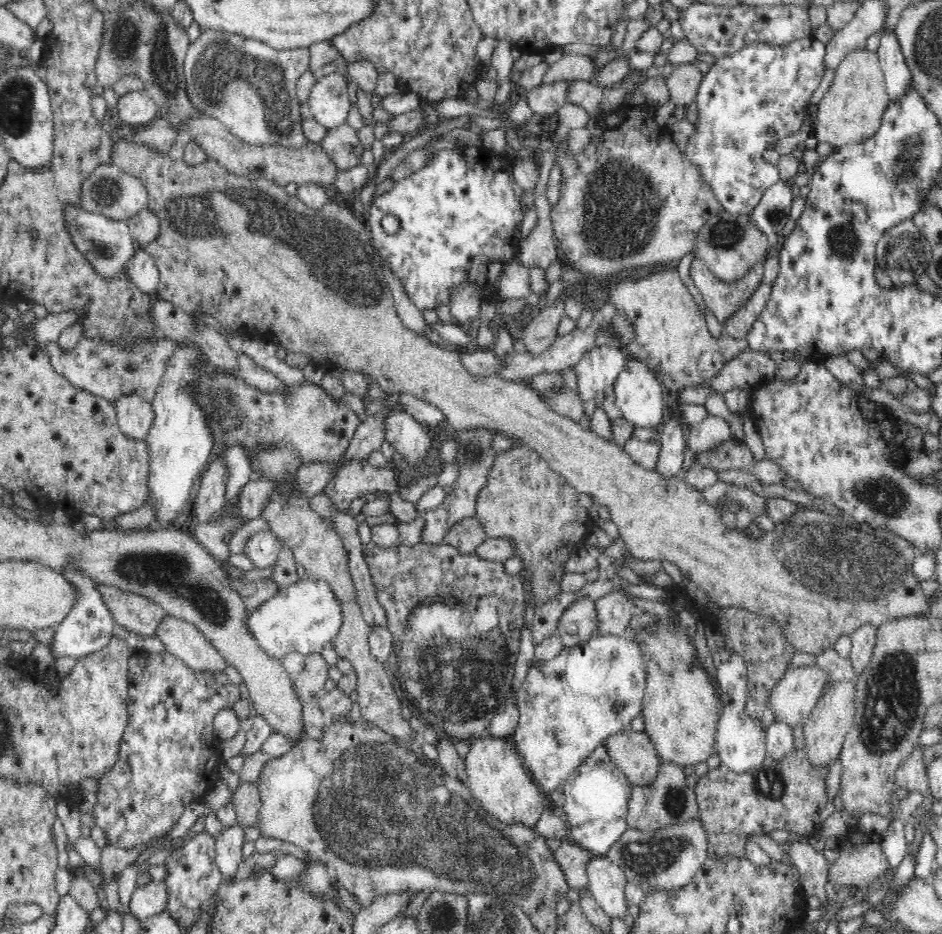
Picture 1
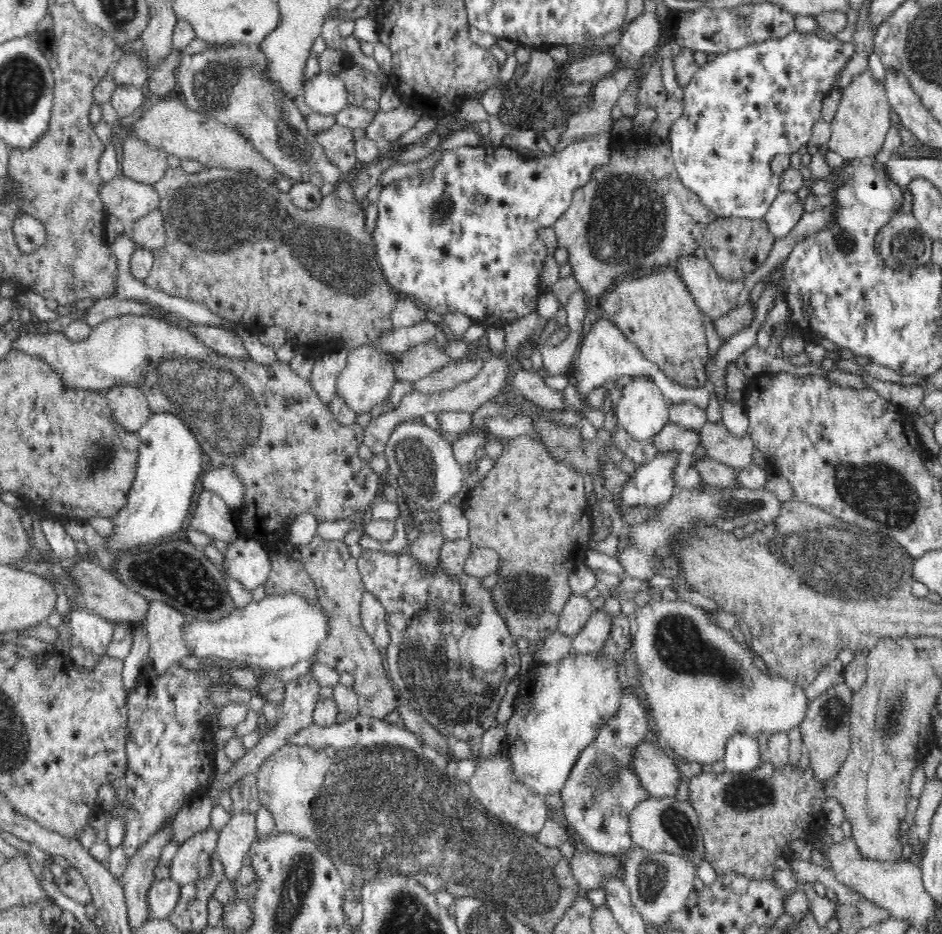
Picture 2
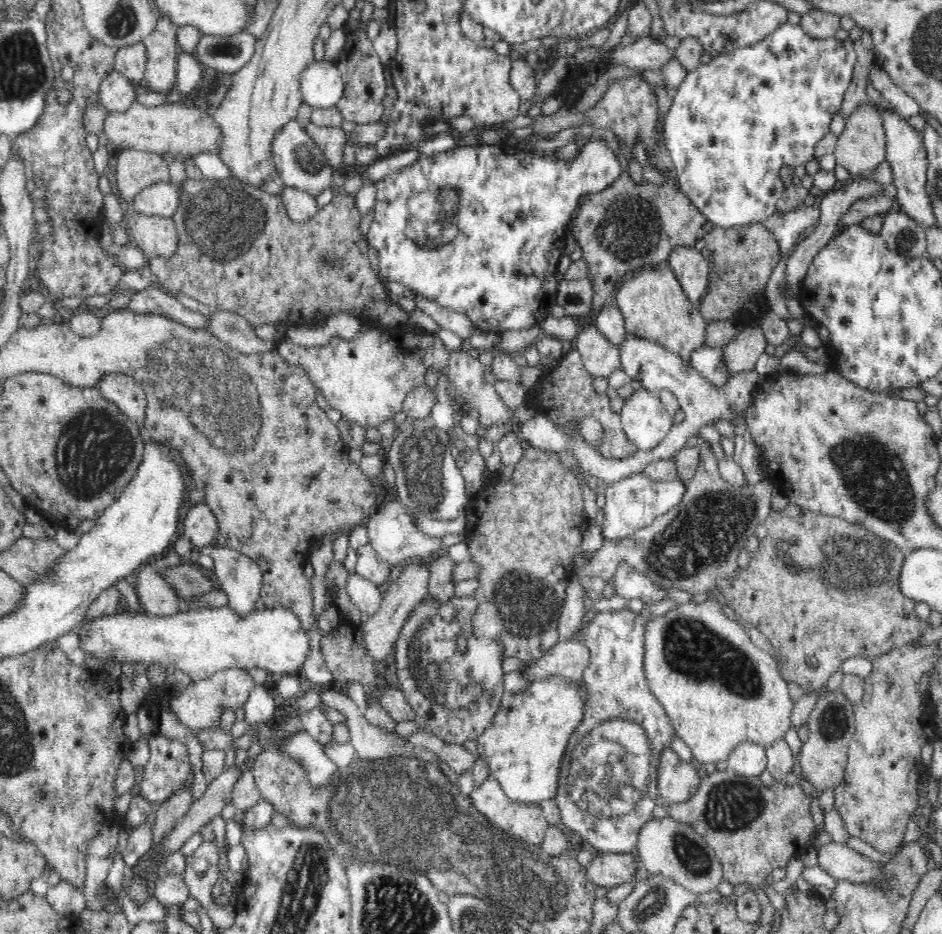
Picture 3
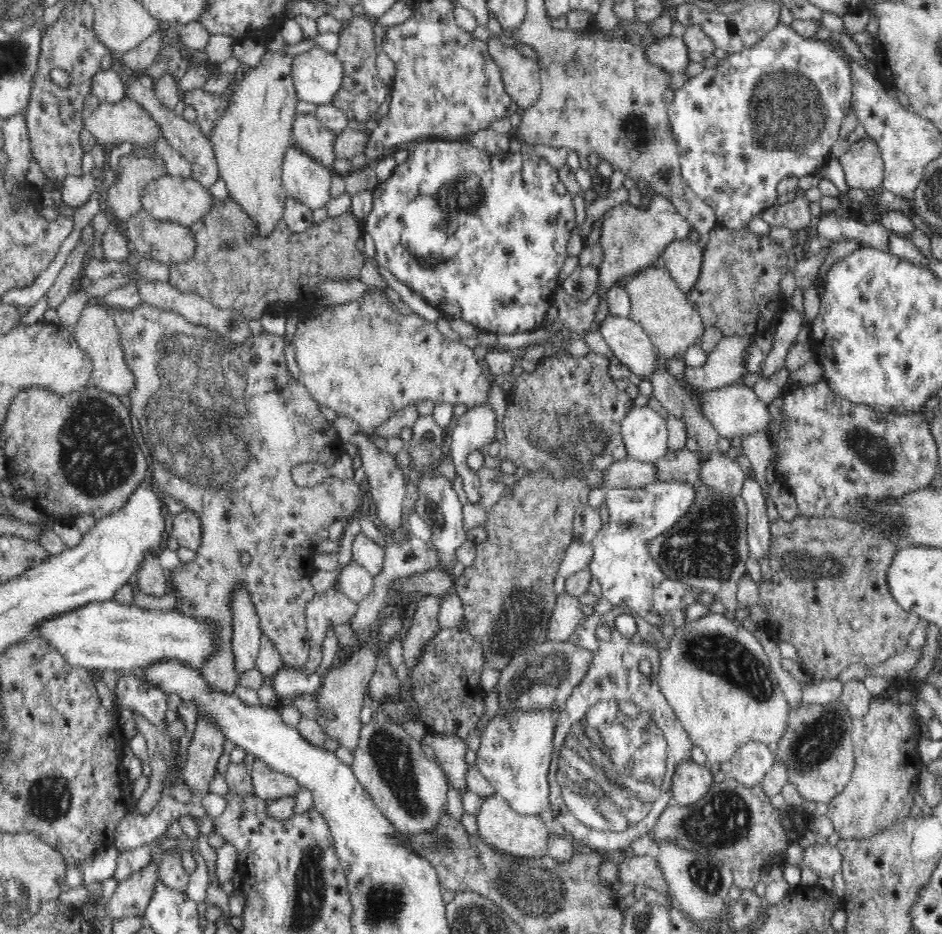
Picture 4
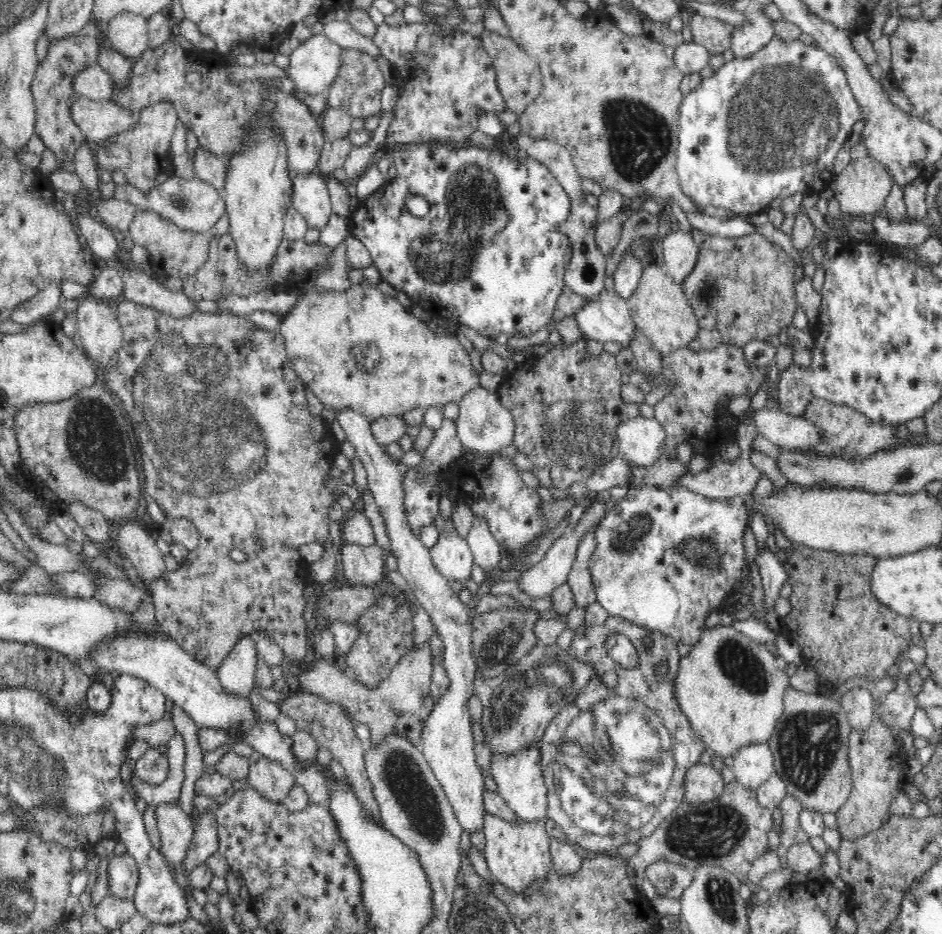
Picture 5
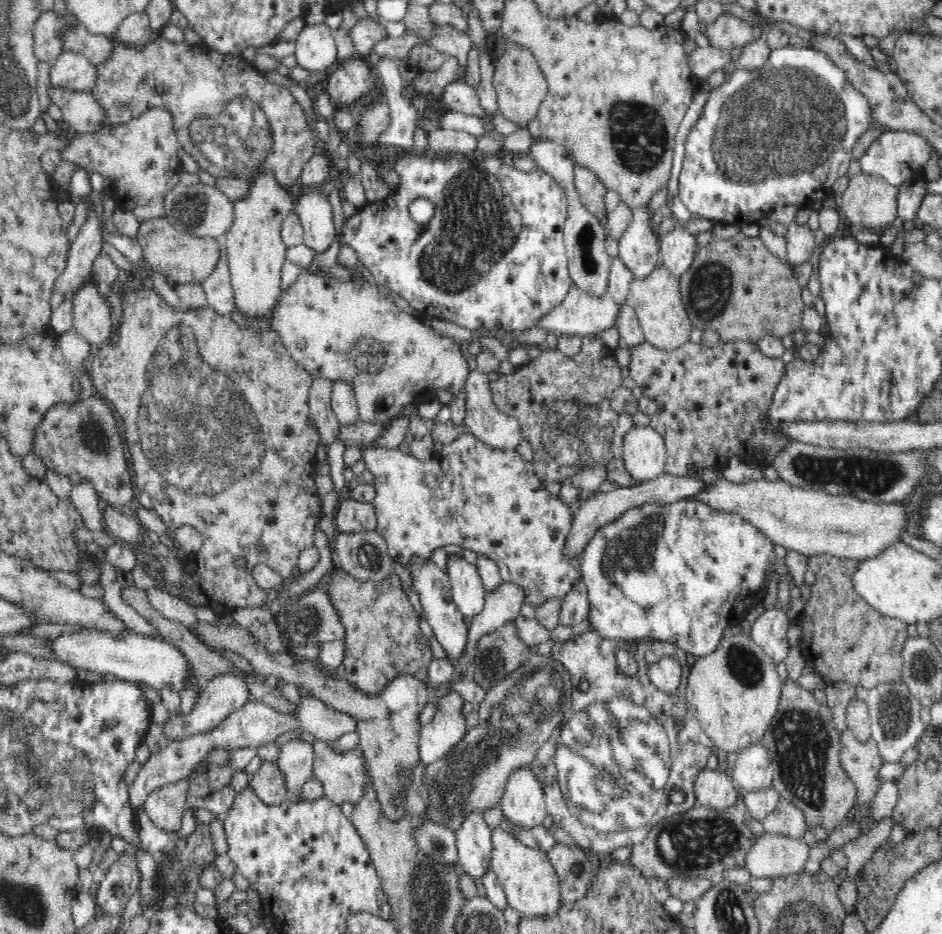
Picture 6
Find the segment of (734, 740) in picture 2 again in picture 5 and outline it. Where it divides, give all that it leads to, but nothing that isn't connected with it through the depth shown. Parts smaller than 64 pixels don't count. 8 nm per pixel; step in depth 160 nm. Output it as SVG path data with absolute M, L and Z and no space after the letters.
M767 743L743 746L734 757L734 777L742 787L757 788L775 773L773 755Z

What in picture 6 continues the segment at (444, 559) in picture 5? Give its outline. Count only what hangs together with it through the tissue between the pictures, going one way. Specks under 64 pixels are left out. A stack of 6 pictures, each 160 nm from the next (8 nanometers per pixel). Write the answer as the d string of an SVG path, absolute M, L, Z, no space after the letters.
M448 557L447 575L451 580L451 597L456 609L468 619L473 619L484 608L485 586L477 568L464 557Z

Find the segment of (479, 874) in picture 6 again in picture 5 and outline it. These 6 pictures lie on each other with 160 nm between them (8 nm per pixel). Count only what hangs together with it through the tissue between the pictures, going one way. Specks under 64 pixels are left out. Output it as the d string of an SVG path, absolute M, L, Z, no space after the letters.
M344 406L337 411L337 420L366 469L369 488L385 522L393 556L398 560L397 570L406 585L405 591L412 592L416 602L430 617L434 634L444 643L442 657L450 680L449 690L435 702L433 710L422 725L420 749L430 769L443 786L463 830L469 836L475 832L483 832L483 816L487 812L483 799L484 777L481 768L476 764L477 746L472 738L473 722L468 711L468 701L474 695L474 678L477 672L473 658L471 618L468 616L468 608L458 598L457 592L452 591L449 580L438 572L429 549L408 527L402 503L402 474L408 466L419 466L423 461L424 452L412 446L400 460L393 460L385 448L378 444L372 435L370 421L361 412L353 407Z

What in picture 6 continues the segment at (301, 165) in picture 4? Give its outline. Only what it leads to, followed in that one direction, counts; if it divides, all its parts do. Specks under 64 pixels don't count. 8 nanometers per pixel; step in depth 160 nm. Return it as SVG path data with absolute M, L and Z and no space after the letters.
M318 192L304 194L296 204L296 212L303 227L304 245L314 251L314 256L325 253L338 239L328 197Z

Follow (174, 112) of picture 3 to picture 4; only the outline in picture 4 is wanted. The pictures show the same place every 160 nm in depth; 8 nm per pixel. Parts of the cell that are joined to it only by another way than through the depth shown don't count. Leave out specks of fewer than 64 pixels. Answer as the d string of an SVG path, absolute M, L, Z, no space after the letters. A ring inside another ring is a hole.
M126 98L118 102L100 101L97 107L91 110L84 106L82 124L87 131L94 135L95 140L104 146L120 144L123 141L136 142L140 146L151 146L154 140L163 136L162 130L158 127L158 122L150 117L150 113L142 105ZM84 111L89 111L89 113L83 114Z

